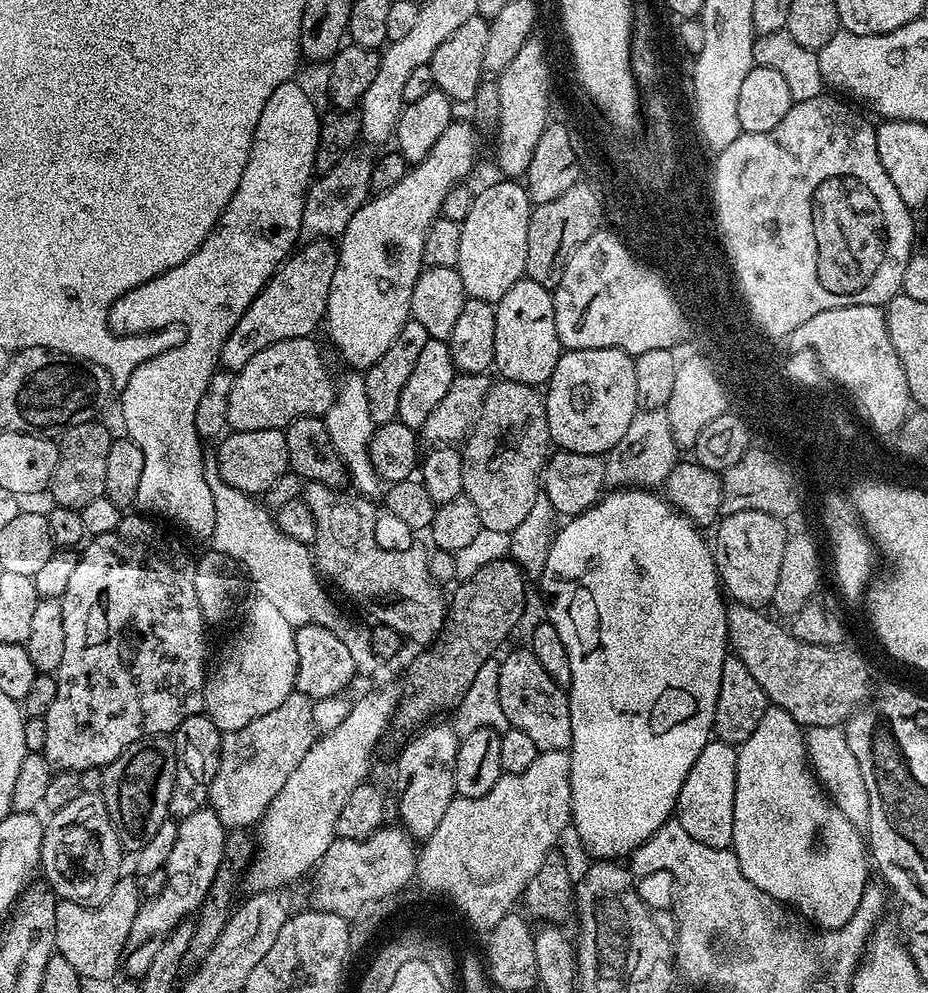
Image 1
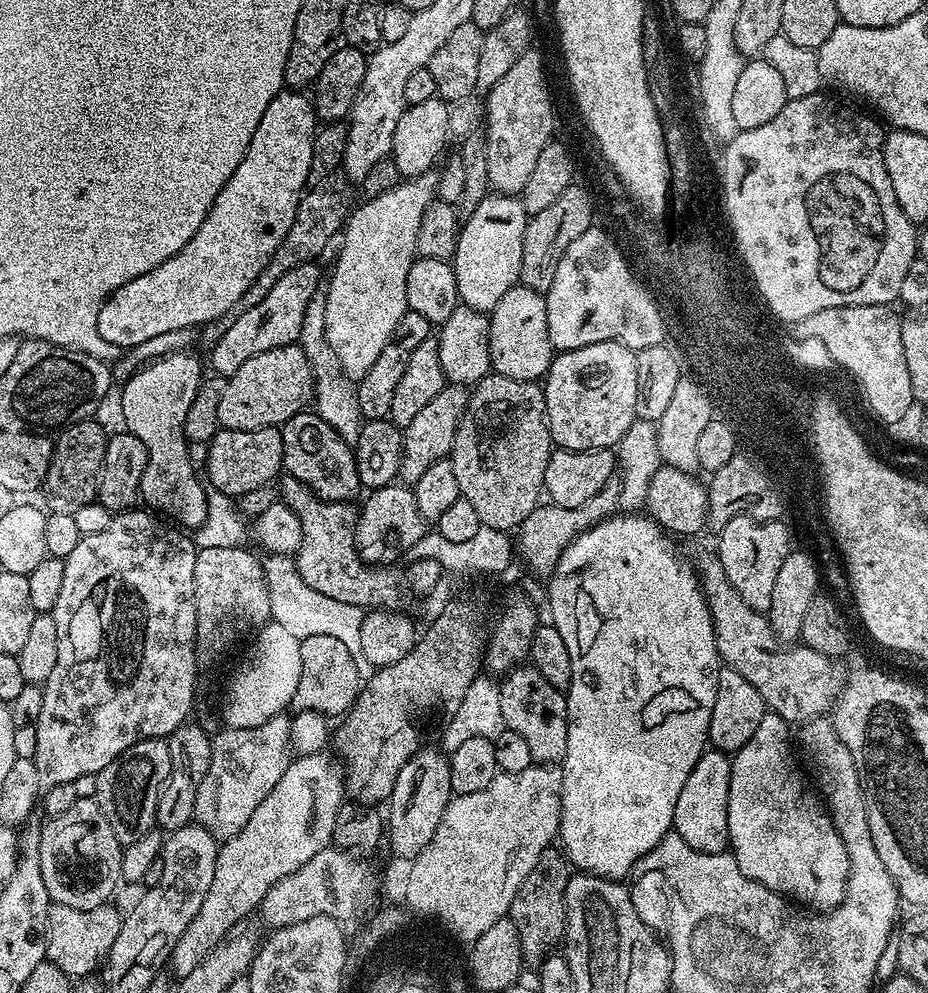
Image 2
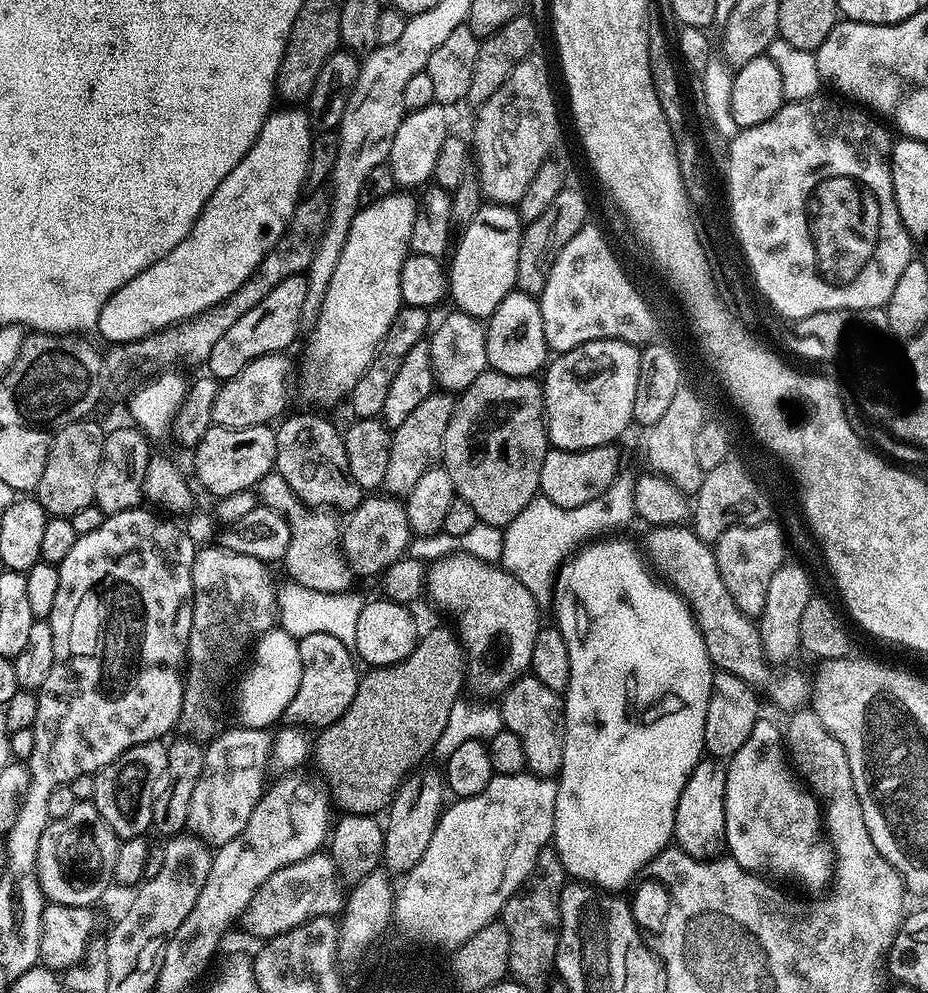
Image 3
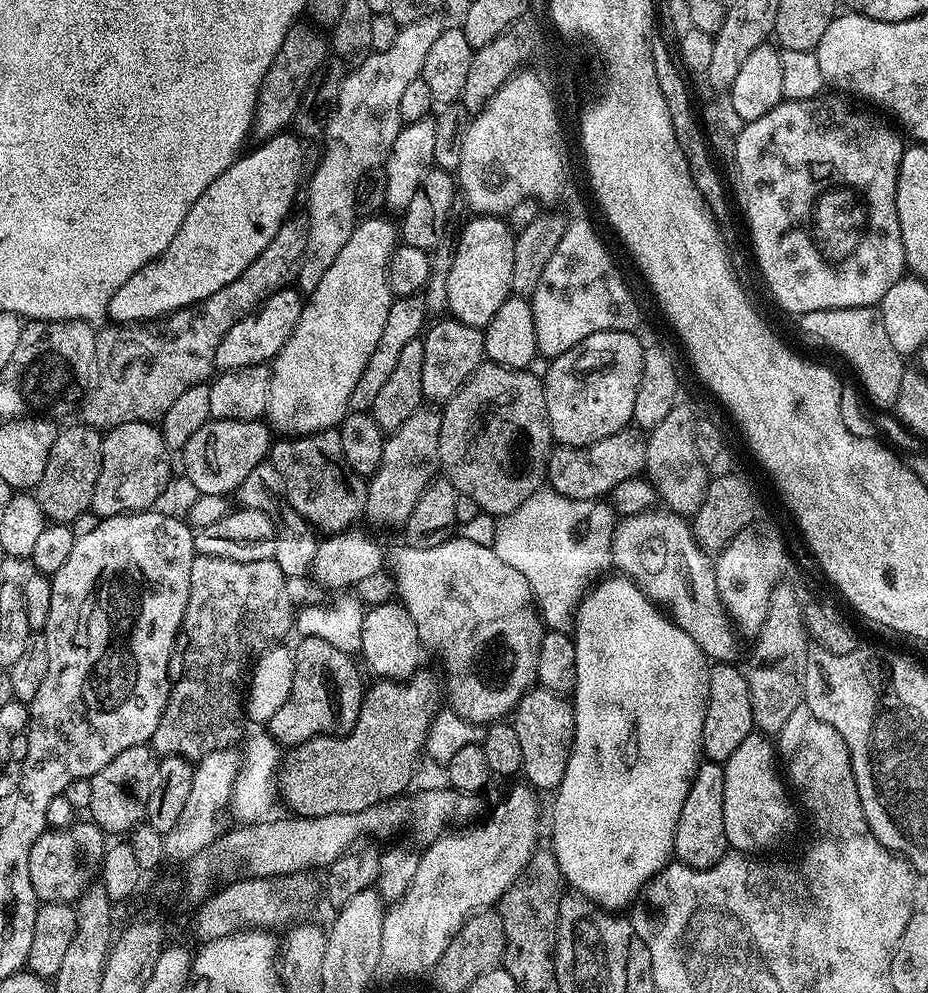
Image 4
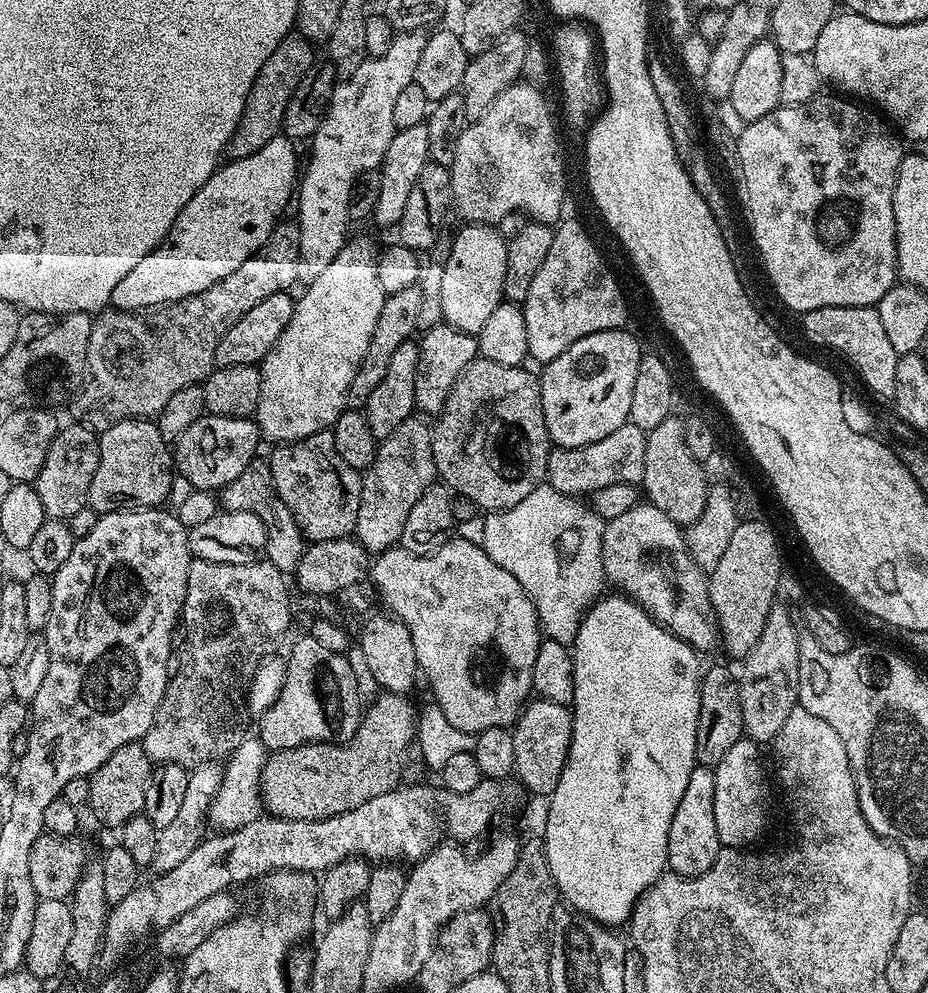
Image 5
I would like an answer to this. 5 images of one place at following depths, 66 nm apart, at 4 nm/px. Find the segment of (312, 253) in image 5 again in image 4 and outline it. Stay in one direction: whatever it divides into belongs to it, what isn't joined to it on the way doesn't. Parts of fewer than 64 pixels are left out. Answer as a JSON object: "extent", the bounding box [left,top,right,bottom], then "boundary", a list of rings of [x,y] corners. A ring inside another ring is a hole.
{"extent":[298,14,446,294],"boundary":[[[433,14],[418,18],[418,22],[400,25],[398,38],[381,52],[371,52],[361,64],[355,65],[345,75],[342,90],[338,94],[336,111],[328,120],[323,137],[324,157],[308,184],[308,241],[304,261],[300,263],[298,288],[301,293],[310,294],[318,290],[318,282],[334,266],[342,246],[350,242],[350,234],[356,229],[356,187],[358,178],[366,170],[383,165],[394,138],[398,138],[402,121],[402,94],[410,82],[420,79],[422,66],[426,66],[426,53],[443,34],[446,21],[443,15]]]}

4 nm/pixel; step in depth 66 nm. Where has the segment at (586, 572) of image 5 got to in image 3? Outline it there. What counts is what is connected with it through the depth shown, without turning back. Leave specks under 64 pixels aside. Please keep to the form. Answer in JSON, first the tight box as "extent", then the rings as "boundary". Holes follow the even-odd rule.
{"extent":[499,487,636,606],"boundary":[[[620,487],[608,488],[598,498],[573,508],[554,506],[554,502],[547,500],[543,494],[537,495],[535,500],[531,500],[524,507],[522,514],[518,514],[518,518],[514,518],[514,522],[510,522],[508,527],[503,529],[504,545],[499,563],[511,576],[518,578],[518,582],[522,582],[522,586],[526,586],[526,590],[530,590],[530,594],[535,598],[537,604],[547,606],[547,604],[553,603],[557,573],[564,567],[569,557],[609,534],[619,533],[616,532],[619,528],[626,527],[631,520],[634,520],[636,511],[631,487]]]}

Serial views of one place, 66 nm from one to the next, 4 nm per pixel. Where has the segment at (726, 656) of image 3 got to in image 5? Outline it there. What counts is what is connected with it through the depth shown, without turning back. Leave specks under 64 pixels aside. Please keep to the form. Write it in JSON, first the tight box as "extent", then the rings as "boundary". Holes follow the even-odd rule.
{"extent":[602,502,720,653],"boundary":[[[641,502],[635,504],[626,514],[618,514],[618,518],[607,521],[604,525],[604,541],[602,542],[602,562],[604,574],[609,581],[617,584],[619,591],[641,604],[649,616],[658,624],[663,624],[669,632],[684,640],[697,653],[712,652],[720,644],[720,627],[714,614],[714,606],[710,600],[708,589],[709,577],[704,569],[692,561],[688,547],[684,545],[684,532],[681,525],[674,523],[662,510],[653,504]]]}

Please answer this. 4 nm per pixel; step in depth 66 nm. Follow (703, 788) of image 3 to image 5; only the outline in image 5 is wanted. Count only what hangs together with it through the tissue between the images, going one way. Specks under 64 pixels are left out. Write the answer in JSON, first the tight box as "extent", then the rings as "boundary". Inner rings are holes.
{"extent":[668,766,722,876],"boundary":[[[698,766],[686,782],[682,802],[674,810],[674,822],[670,822],[668,839],[668,868],[677,876],[701,876],[714,866],[722,847],[718,838],[718,822],[714,818],[714,771],[708,766]]]}

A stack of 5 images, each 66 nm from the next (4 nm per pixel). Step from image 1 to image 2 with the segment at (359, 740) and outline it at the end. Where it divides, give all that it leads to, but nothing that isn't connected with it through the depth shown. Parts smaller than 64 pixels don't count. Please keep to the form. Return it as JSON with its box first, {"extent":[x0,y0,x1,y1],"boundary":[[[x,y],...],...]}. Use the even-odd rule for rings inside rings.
{"extent":[170,751,346,977],"boundary":[[[323,751],[297,755],[297,760],[295,757],[282,774],[282,778],[278,778],[278,786],[274,786],[274,790],[270,790],[270,794],[266,794],[266,798],[258,802],[258,810],[250,814],[250,822],[242,826],[237,836],[231,836],[219,845],[220,853],[216,859],[214,882],[210,882],[206,902],[202,902],[202,910],[198,910],[194,922],[186,926],[182,938],[178,938],[178,942],[170,949],[170,968],[172,964],[177,977],[190,974],[232,932],[231,928],[243,916],[248,916],[251,912],[253,915],[259,909],[262,898],[266,896],[270,886],[274,886],[274,882],[294,874],[294,870],[306,866],[306,862],[310,862],[314,854],[332,844],[332,831],[336,825],[336,817],[345,803],[346,793],[344,768],[336,765],[326,755]]]}

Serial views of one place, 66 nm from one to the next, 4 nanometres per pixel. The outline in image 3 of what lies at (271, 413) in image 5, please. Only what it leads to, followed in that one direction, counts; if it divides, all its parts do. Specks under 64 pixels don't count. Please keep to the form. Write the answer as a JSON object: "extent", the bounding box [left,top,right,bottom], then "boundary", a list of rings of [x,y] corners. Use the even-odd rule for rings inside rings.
{"extent":[300,194,418,404],"boundary":[[[393,194],[373,204],[363,205],[356,213],[354,222],[350,222],[348,237],[342,246],[342,258],[338,258],[338,266],[334,266],[330,286],[326,289],[326,298],[322,298],[322,310],[316,324],[307,333],[308,345],[300,360],[300,392],[308,404],[336,404],[343,396],[344,399],[351,397],[358,378],[362,378],[366,366],[370,366],[380,349],[382,338],[386,338],[390,322],[394,322],[401,310],[400,271],[404,259],[410,255],[408,239],[414,230],[418,207],[417,201],[408,196],[411,195]]]}

